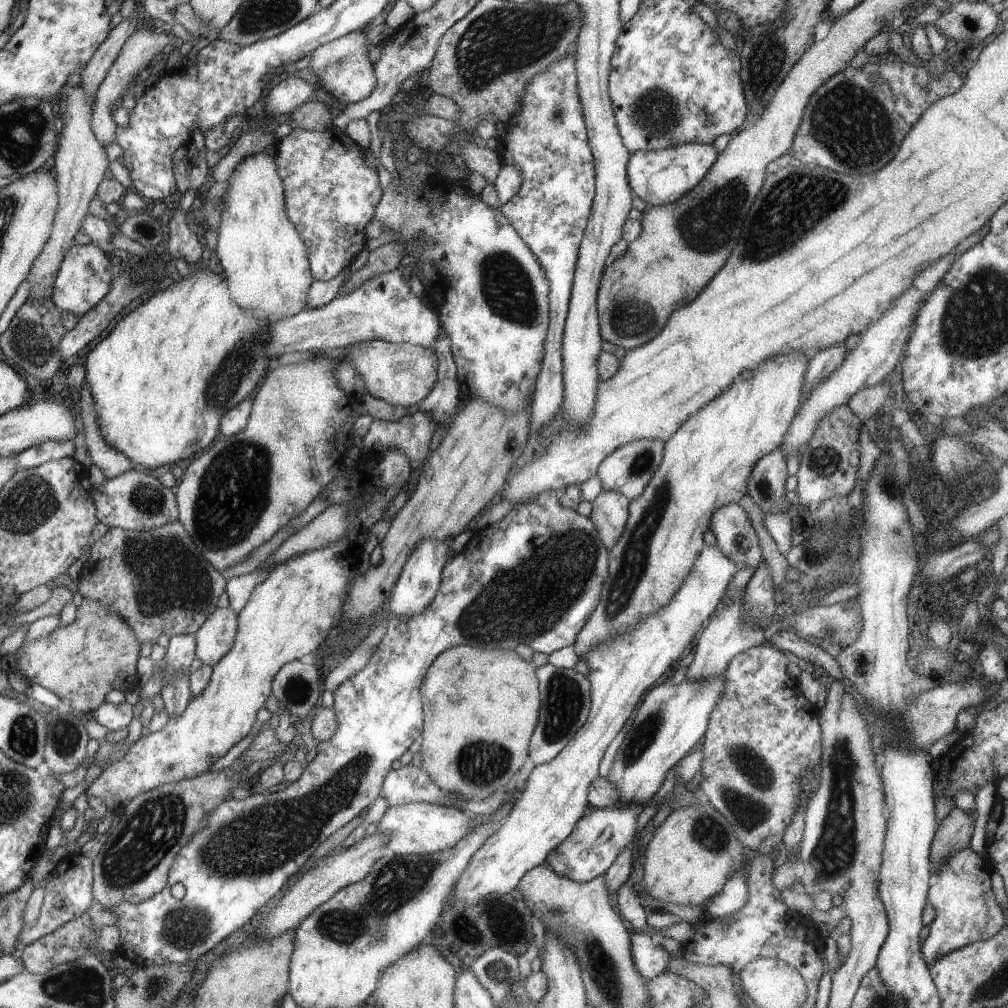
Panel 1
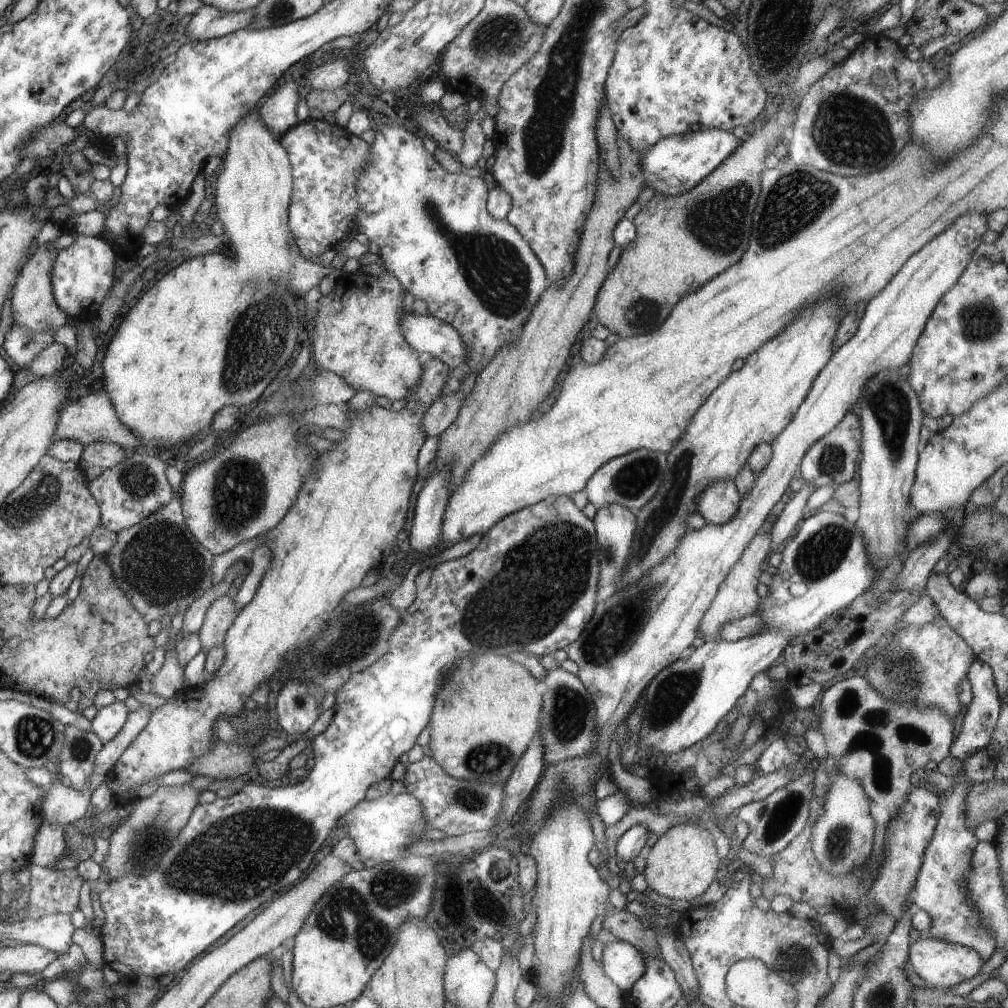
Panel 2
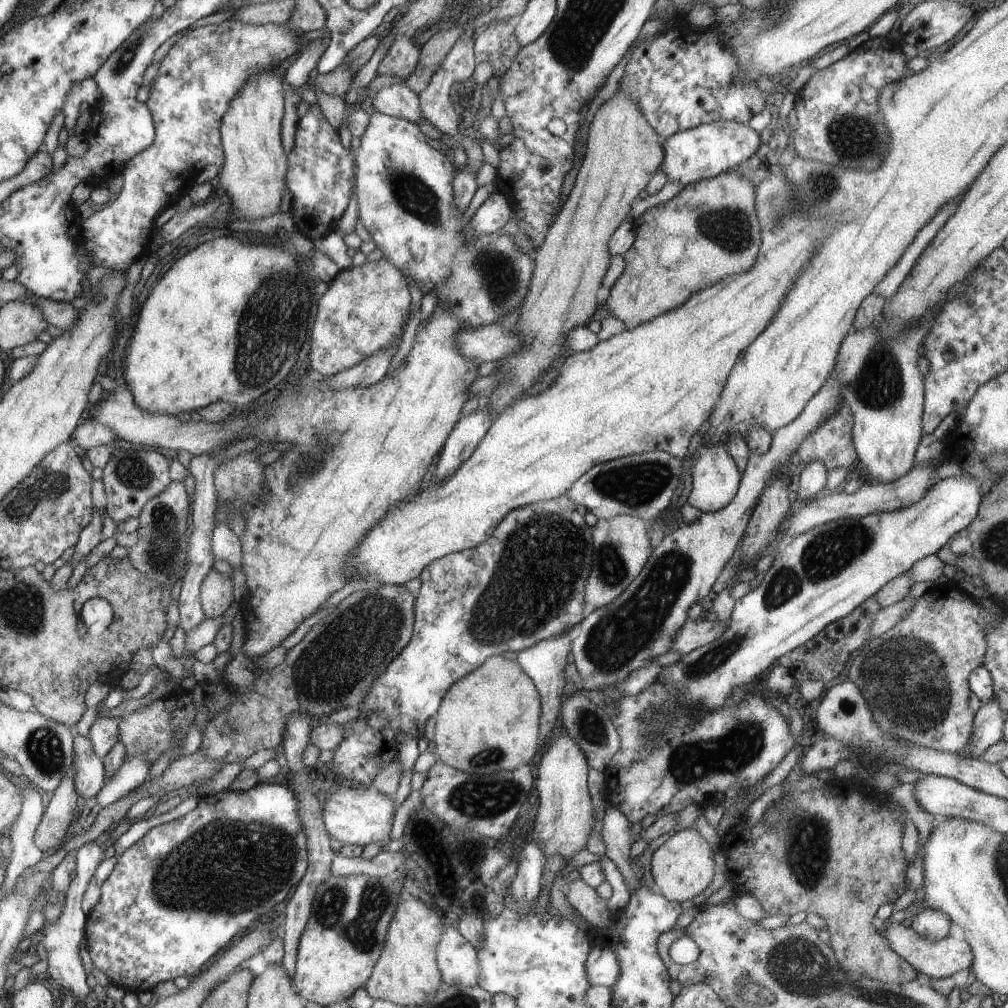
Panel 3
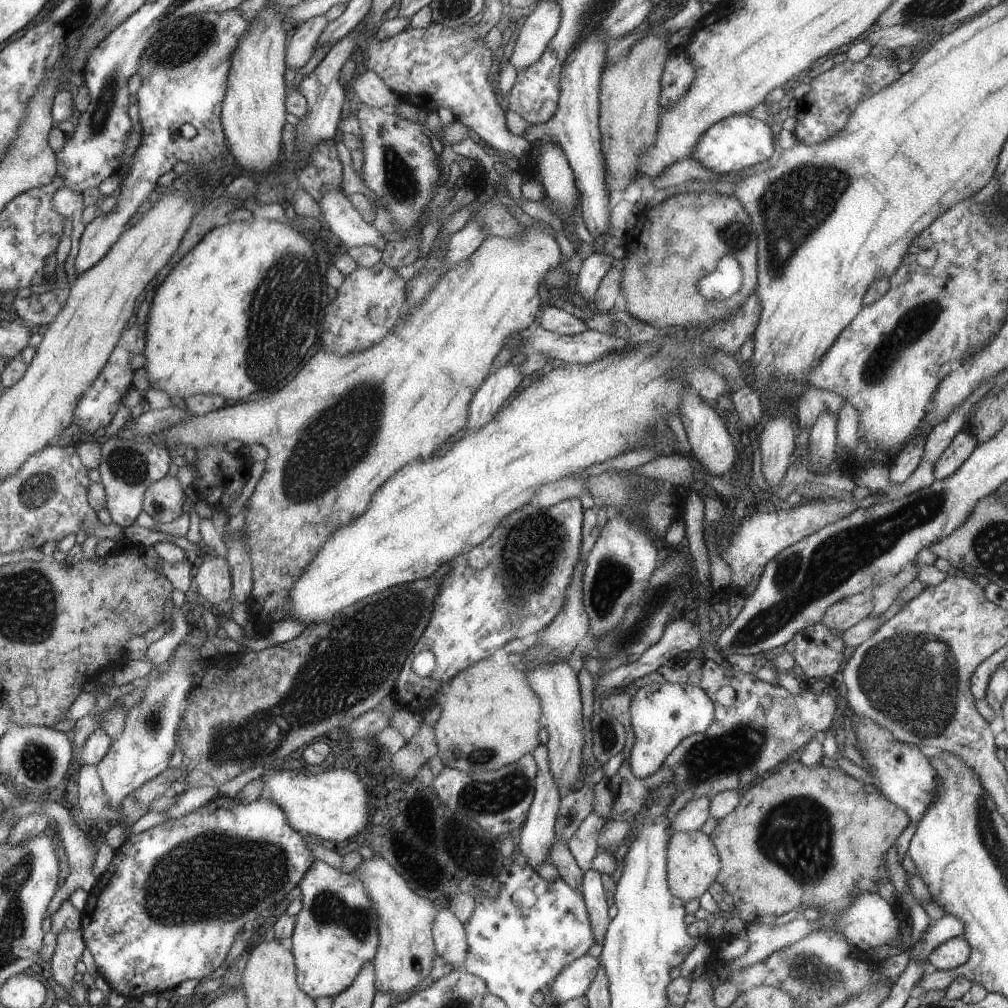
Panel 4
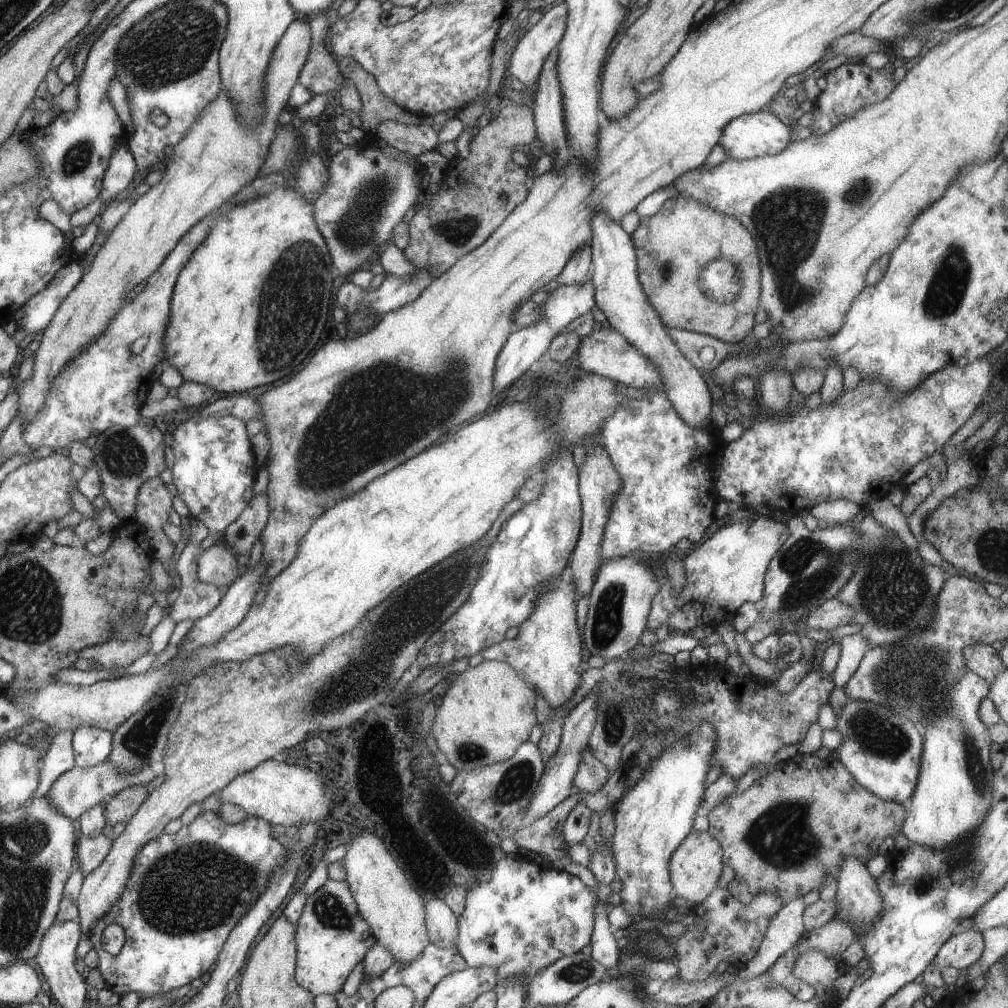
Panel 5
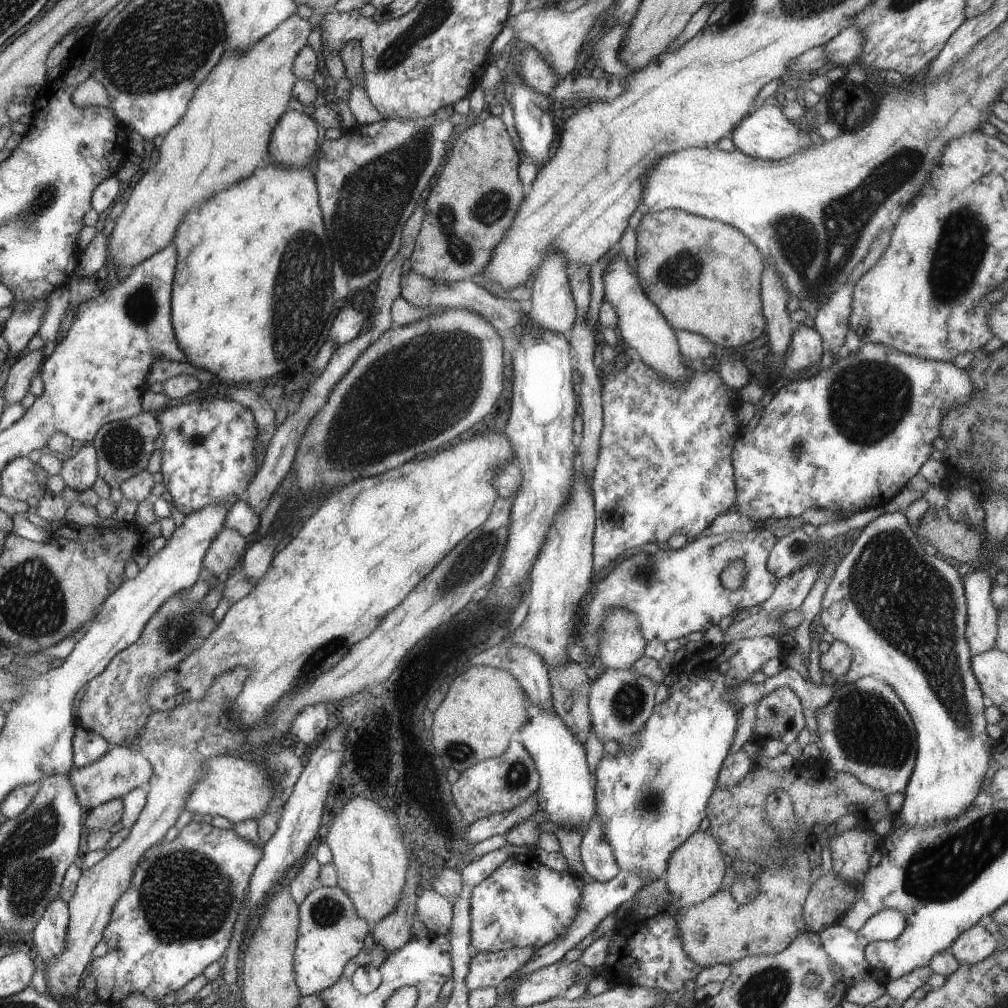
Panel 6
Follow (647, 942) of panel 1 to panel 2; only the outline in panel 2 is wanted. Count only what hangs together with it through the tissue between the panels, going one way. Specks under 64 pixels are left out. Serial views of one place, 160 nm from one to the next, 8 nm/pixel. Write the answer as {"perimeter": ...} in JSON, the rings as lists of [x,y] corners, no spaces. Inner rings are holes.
{"perimeter":[[[622,941],[604,944],[600,962],[605,975],[624,993],[633,988],[646,970],[643,952]]]}

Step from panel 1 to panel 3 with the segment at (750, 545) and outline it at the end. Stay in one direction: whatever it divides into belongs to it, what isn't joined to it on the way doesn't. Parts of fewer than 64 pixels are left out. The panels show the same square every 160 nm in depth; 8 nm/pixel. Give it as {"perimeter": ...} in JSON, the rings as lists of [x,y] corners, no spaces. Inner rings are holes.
{"perimeter":[[[711,443],[710,447],[700,444],[696,454],[692,466],[693,488],[688,496],[687,503],[702,513],[719,511],[729,502],[732,502],[732,499],[736,496],[741,472],[737,469],[724,443],[722,445]]]}

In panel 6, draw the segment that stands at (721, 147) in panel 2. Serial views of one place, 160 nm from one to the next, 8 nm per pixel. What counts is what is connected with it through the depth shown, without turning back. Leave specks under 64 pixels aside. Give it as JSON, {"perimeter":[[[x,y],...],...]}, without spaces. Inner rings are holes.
{"perimeter":[[[772,101],[744,117],[734,127],[731,140],[736,150],[765,161],[777,161],[813,145],[809,134],[802,131],[793,120],[782,113],[781,106]]]}

